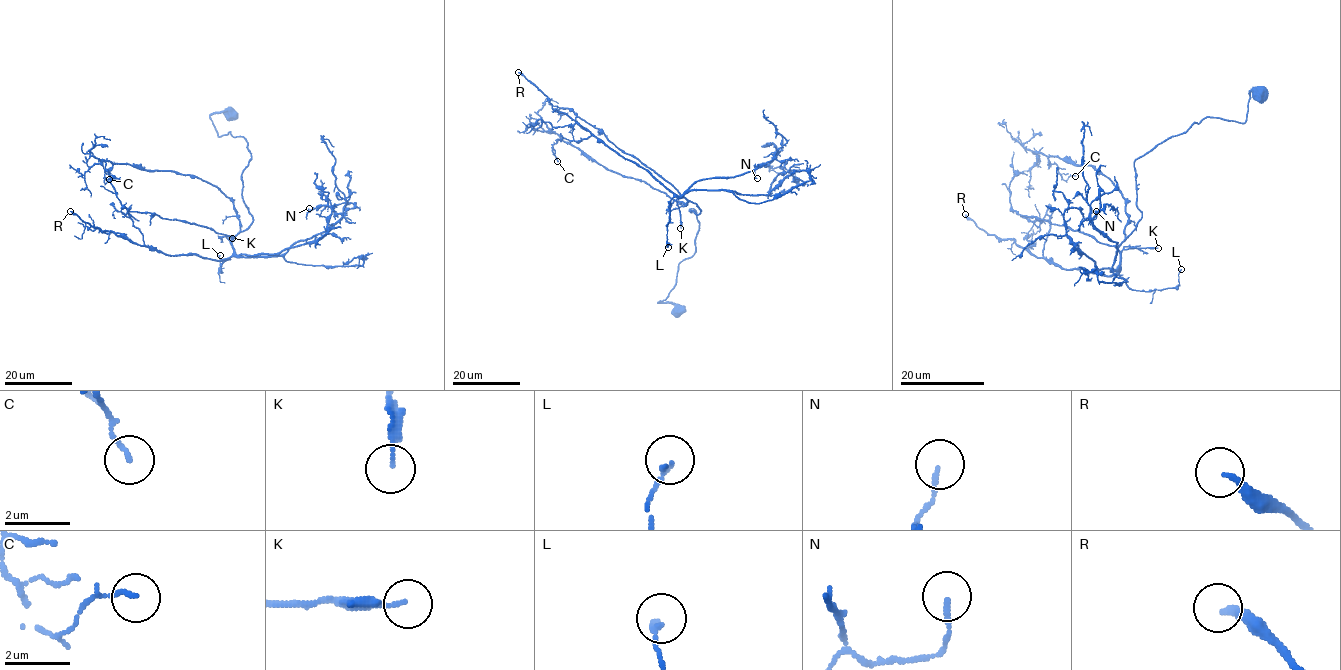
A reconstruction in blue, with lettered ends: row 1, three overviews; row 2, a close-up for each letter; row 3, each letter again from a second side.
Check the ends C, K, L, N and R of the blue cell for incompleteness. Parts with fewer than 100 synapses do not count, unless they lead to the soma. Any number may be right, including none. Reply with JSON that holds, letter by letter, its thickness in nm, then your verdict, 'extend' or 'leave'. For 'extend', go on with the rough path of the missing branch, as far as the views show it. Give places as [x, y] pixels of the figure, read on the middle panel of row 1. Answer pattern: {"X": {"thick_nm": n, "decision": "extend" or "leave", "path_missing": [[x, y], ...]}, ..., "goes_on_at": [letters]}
{"C": {"thick_nm": 130, "decision": "leave"}, "K": {"thick_nm": 130, "decision": "leave"}, "L": {"thick_nm": 140, "decision": "leave"}, "N": {"thick_nm": 120, "decision": "leave"}, "R": {"thick_nm": 240, "decision": "leave"}, "goes_on_at": []}

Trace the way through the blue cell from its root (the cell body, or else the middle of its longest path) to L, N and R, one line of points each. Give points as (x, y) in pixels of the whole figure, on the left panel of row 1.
L: (229, 113), (209, 118), (219, 136), (247, 142), (242, 198), (253, 222), (232, 240), (221, 272), (220, 255)
N: (229, 113), (209, 117), (217, 134), (251, 156), (253, 222), (233, 251), (316, 241), (332, 209), (309, 208)
R: (229, 113), (209, 118), (219, 136), (247, 142), (242, 198), (253, 218), (229, 257), (165, 255), (70, 211)

